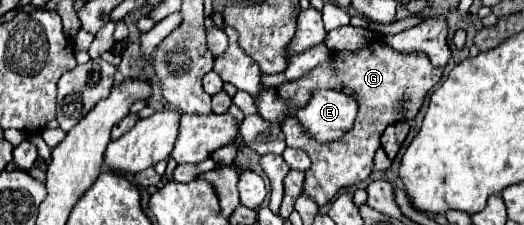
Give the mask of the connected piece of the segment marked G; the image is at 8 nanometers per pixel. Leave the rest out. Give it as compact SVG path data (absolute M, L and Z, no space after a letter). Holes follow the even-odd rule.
M371 40L365 48L355 52L331 52L329 62L323 62L303 74L297 80L285 82L277 88L279 96L291 104L285 120L281 122L281 130L287 138L287 146L297 146L307 152L311 158L311 168L305 172L305 186L303 192L311 196L318 206L325 206L341 188L351 186L355 182L363 182L369 178L373 170L373 156L379 150L379 138L383 130L395 122L411 122L423 100L425 94L441 80L443 68L435 68L425 52L411 52L401 54L393 50L383 40ZM315 90L353 90L359 110L353 128L341 138L333 142L315 142L309 132L299 124L295 112L305 106Z

